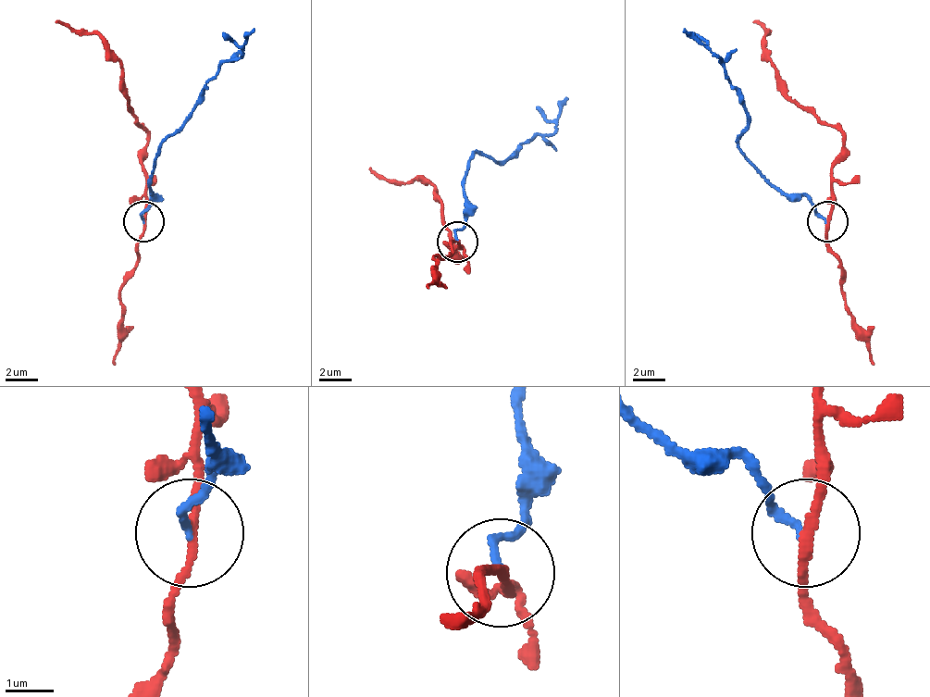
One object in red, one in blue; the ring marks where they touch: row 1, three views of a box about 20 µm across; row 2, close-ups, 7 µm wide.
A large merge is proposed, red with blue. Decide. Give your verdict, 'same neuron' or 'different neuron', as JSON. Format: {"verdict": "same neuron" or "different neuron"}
{"verdict": "different neuron"}

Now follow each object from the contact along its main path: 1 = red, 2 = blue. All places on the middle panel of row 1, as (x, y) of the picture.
1: (456, 242), (460, 246), (460, 258), (436, 190), (408, 182), (388, 182), (367, 170)
2: (456, 239), (464, 218), (468, 162), (477, 154), (501, 162), (516, 145), (549, 133), (569, 97)

